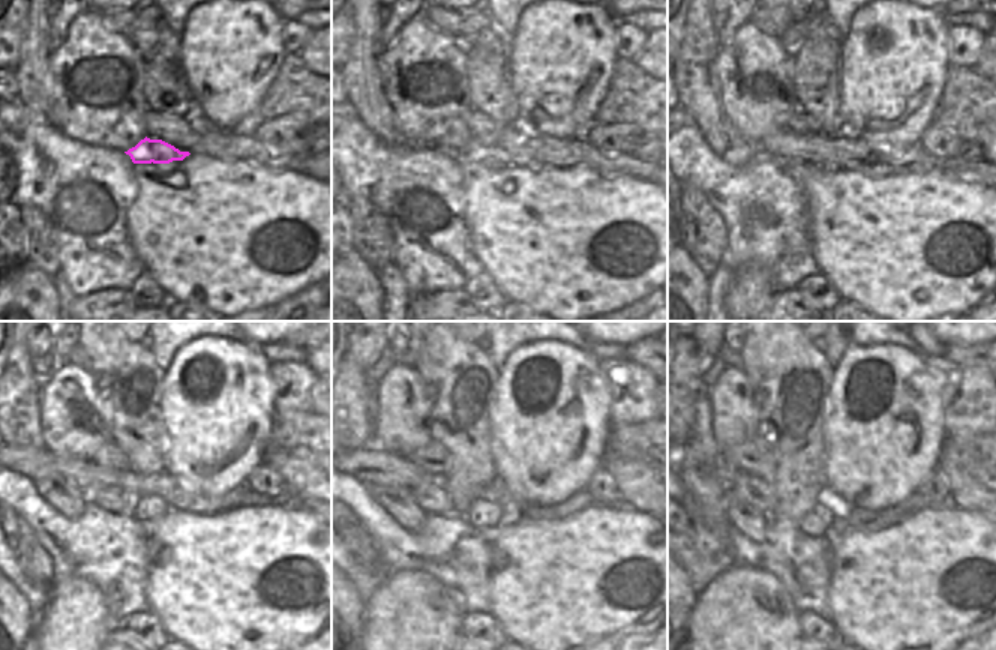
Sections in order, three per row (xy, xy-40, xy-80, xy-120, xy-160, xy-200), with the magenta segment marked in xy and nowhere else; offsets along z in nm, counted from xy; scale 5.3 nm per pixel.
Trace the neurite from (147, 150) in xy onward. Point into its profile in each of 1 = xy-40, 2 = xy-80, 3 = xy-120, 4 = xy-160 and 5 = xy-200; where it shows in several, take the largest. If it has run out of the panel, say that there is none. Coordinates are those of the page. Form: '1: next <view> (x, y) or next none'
1: next xy-40 (492, 158)
2: next xy-80 (824, 165)
3: next xy-120 (149, 508)
4: next xy-160 (483, 514)
5: next xy-200 (815, 524)

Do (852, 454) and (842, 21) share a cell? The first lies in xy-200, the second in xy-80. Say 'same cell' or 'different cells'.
different cells

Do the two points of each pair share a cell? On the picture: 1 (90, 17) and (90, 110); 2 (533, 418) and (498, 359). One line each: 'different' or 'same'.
1: same
2: different

